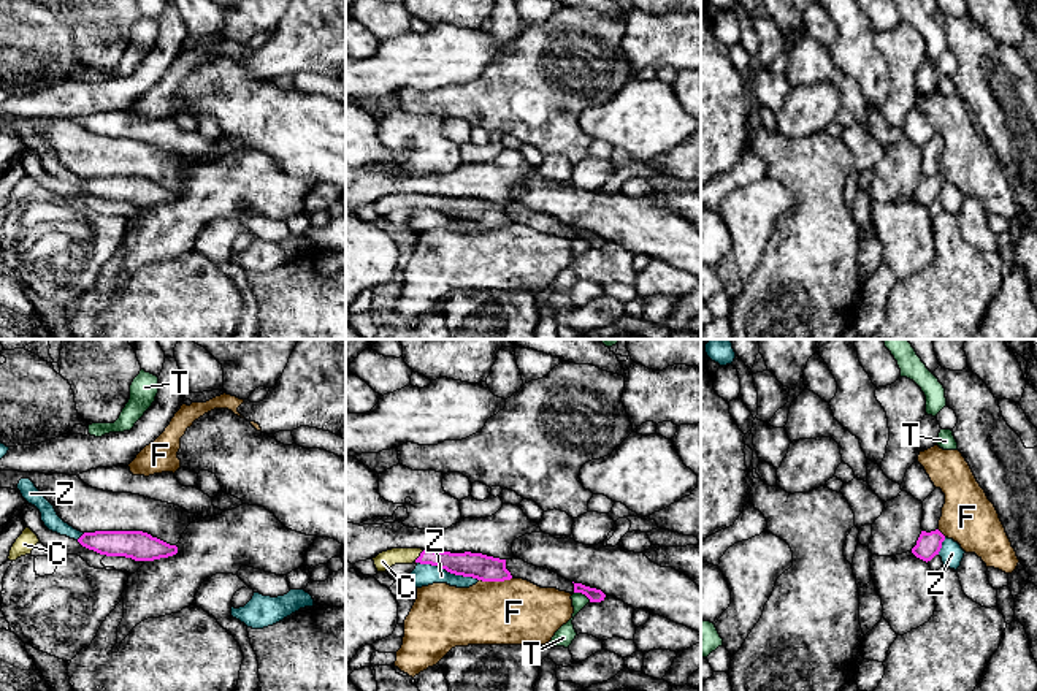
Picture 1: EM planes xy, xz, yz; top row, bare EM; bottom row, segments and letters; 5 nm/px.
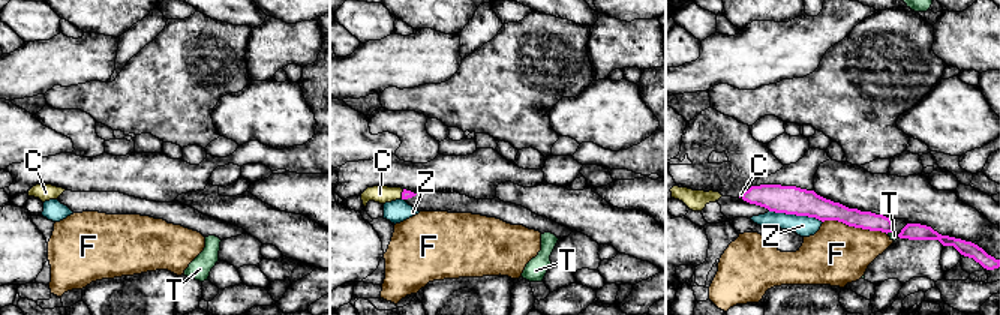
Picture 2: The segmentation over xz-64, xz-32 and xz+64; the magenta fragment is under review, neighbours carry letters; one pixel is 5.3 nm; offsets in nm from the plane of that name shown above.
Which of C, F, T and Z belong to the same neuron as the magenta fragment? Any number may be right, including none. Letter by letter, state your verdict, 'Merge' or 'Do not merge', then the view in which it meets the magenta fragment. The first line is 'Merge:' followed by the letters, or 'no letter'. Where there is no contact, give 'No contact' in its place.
Merge: C
C: Merge. Touches magenta in xz
F: Do not merge. Touches magenta in xz
T: Do not merge. Touches magenta in xz
Z: Do not merge. Touches magenta in xz

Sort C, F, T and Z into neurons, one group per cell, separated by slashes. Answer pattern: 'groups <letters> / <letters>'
groups C / F / T / Z

